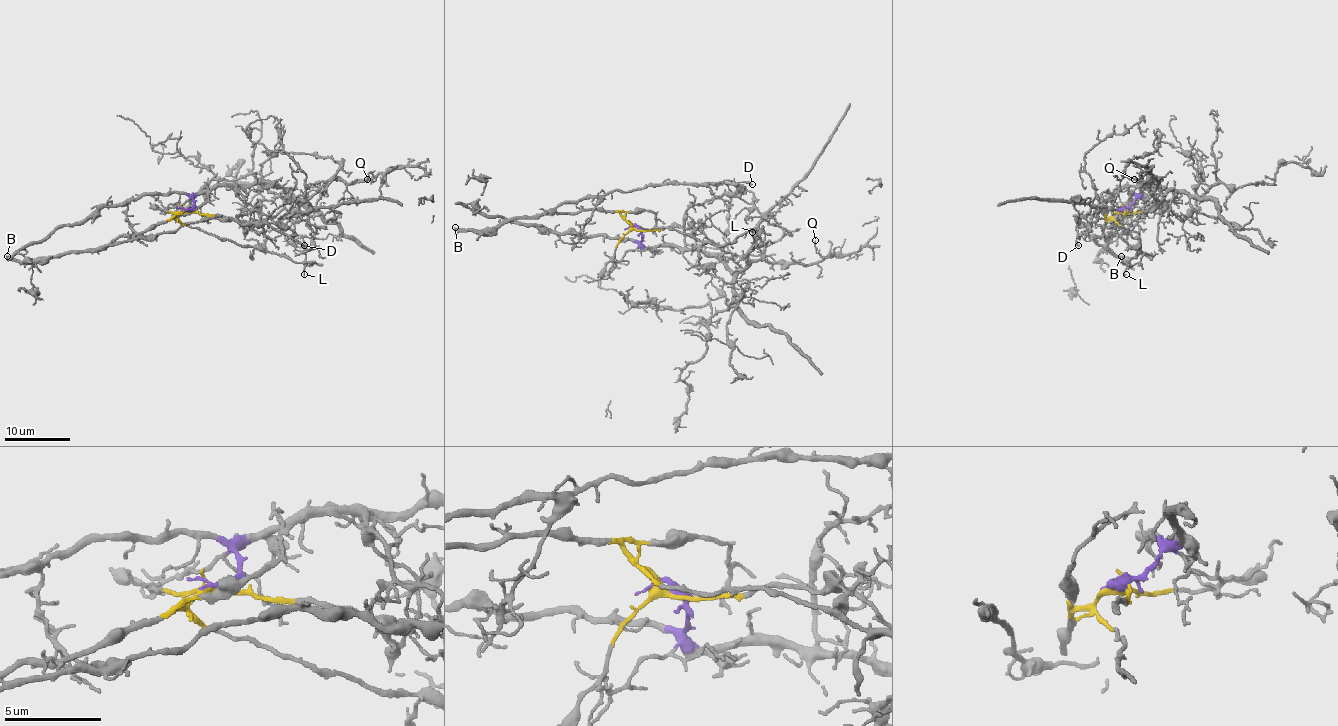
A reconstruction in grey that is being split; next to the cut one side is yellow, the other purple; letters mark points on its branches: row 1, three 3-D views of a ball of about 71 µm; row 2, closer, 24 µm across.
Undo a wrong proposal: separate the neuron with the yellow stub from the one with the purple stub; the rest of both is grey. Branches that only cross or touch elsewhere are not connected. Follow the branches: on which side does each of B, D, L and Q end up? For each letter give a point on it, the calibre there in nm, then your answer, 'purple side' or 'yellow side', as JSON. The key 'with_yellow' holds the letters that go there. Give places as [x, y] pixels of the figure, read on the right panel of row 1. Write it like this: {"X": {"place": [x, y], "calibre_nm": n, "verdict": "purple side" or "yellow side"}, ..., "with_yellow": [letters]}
{"B": {"place": [1121, 256], "calibre_nm": 440, "verdict": "yellow side"}, "D": {"place": [1078, 245], "calibre_nm": 220, "verdict": "yellow side"}, "L": {"place": [1126, 274], "calibre_nm": 140, "verdict": "purple side"}, "Q": {"place": [1134, 179], "calibre_nm": 130, "verdict": "purple side"}, "with_yellow": ["B", "D"]}

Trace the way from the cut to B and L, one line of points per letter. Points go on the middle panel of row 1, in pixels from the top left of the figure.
B: (635, 227), (617, 212), (588, 209), (516, 217), (480, 230), (454, 227)
L: (635, 227), (645, 247), (700, 248), (734, 273), (744, 268), (749, 250), (760, 245), (754, 248), (752, 232)

